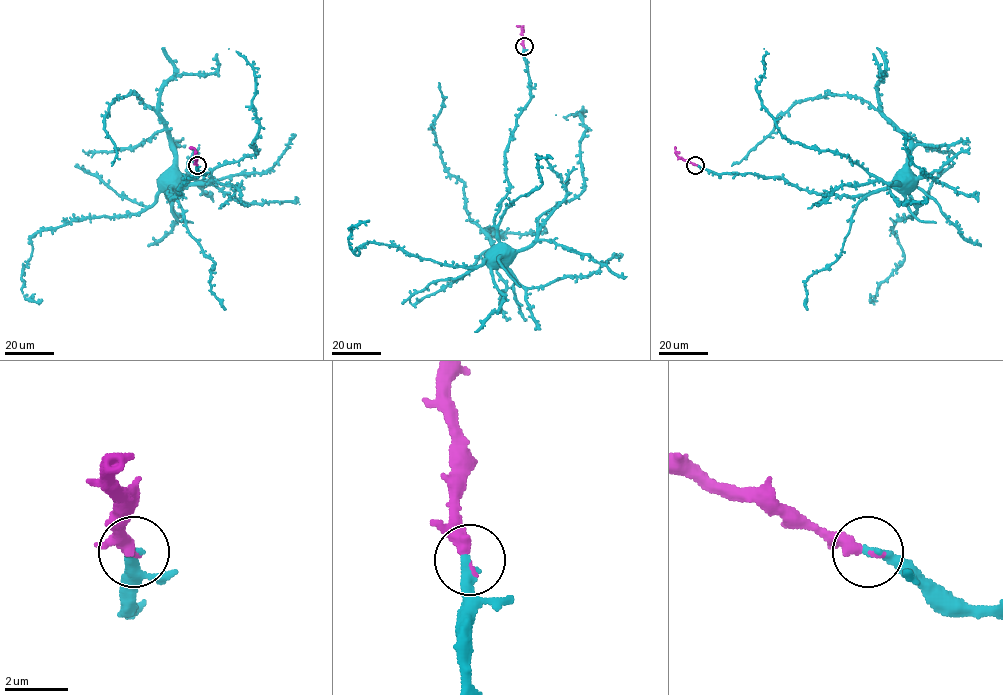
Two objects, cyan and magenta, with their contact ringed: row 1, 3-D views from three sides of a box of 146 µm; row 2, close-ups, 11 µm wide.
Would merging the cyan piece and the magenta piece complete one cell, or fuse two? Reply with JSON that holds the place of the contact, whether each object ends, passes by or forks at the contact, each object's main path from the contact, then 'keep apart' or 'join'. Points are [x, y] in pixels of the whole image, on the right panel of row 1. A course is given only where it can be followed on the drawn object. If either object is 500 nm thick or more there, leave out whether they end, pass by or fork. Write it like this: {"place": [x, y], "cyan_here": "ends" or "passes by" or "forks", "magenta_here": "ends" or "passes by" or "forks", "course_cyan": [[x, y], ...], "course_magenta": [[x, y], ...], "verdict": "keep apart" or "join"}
{"place": [695, 165], "cyan_here": "ends", "magenta_here": "ends", "course_cyan": [[696, 164], [719, 174], [780, 177], [810, 191], [839, 195], [862, 196], [888, 188], [896, 176]], "course_magenta": [[696, 164], [676, 154], [674, 147]], "verdict": "join"}

